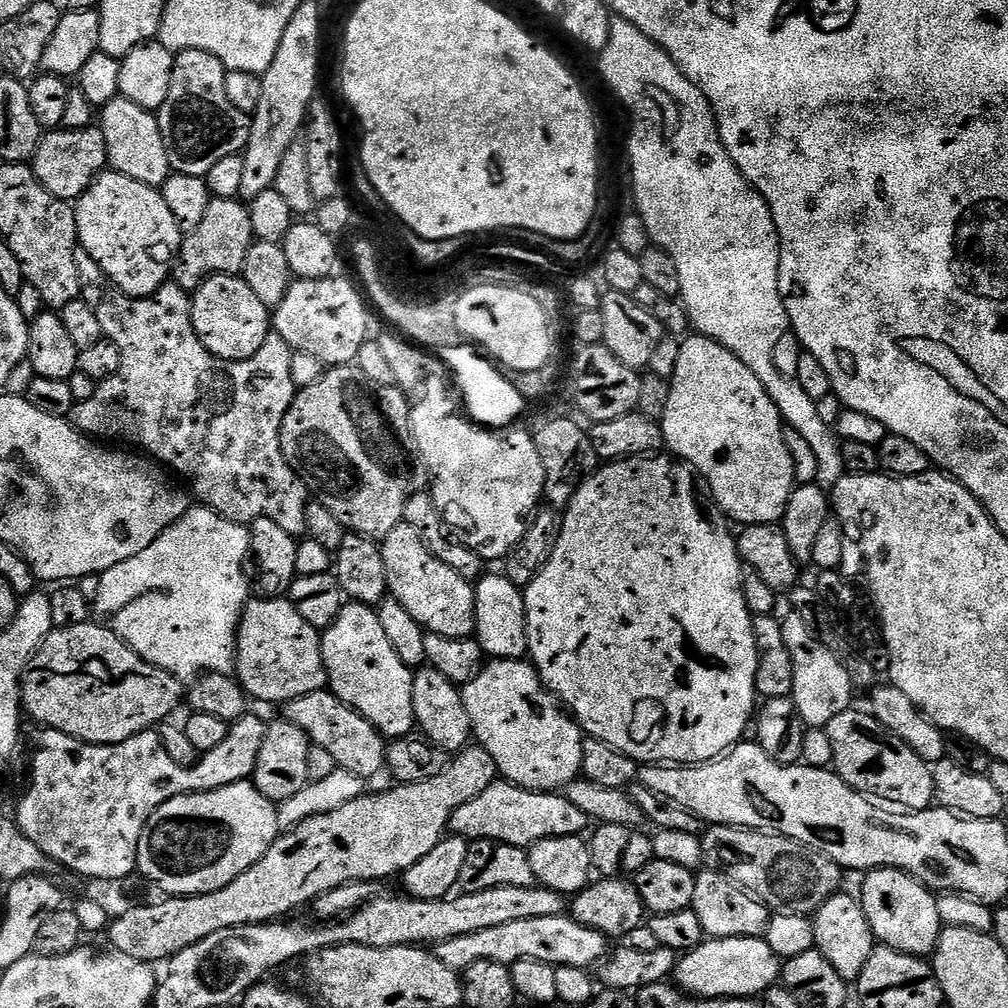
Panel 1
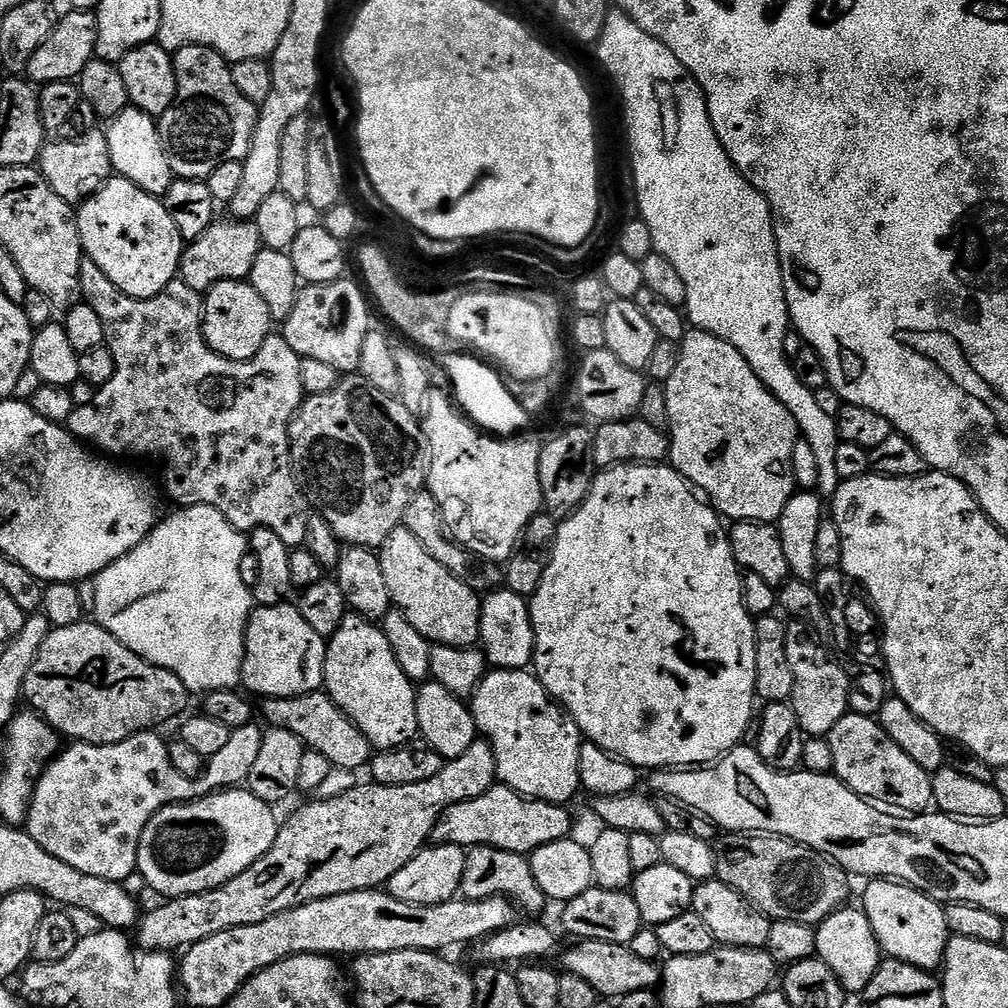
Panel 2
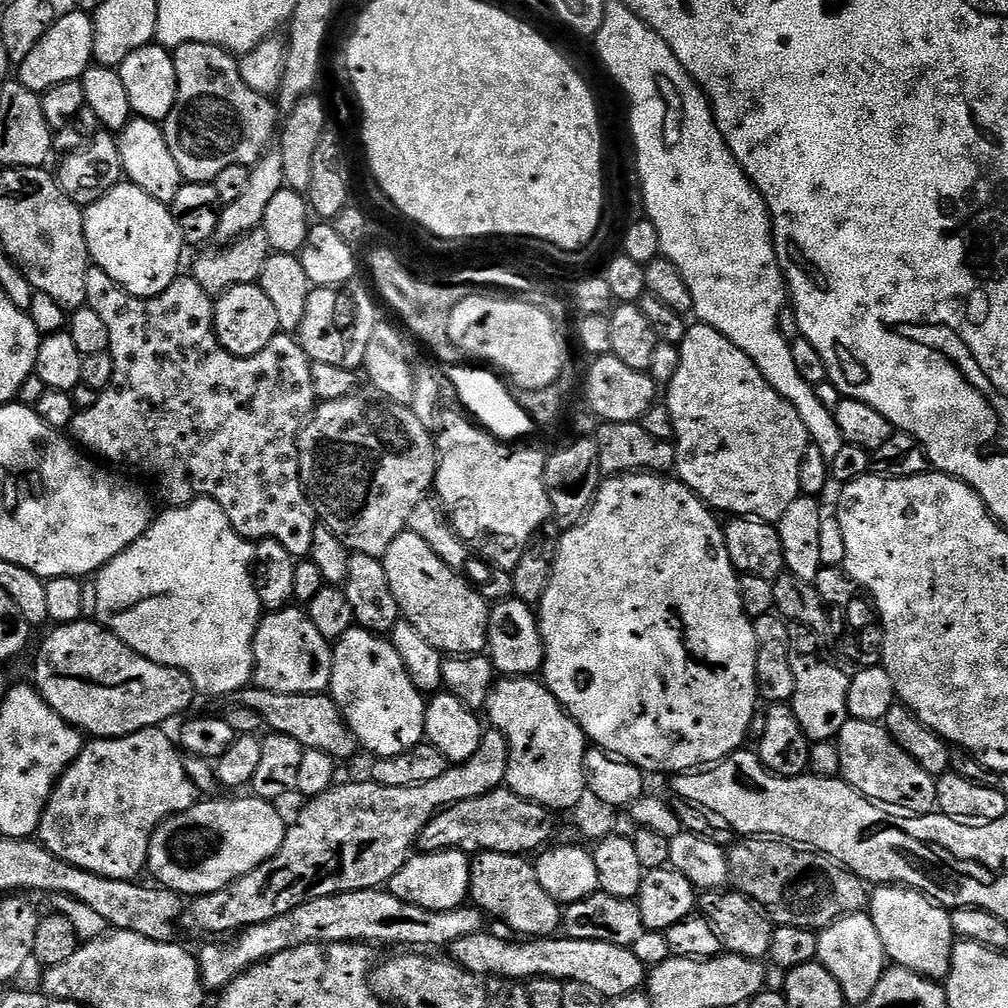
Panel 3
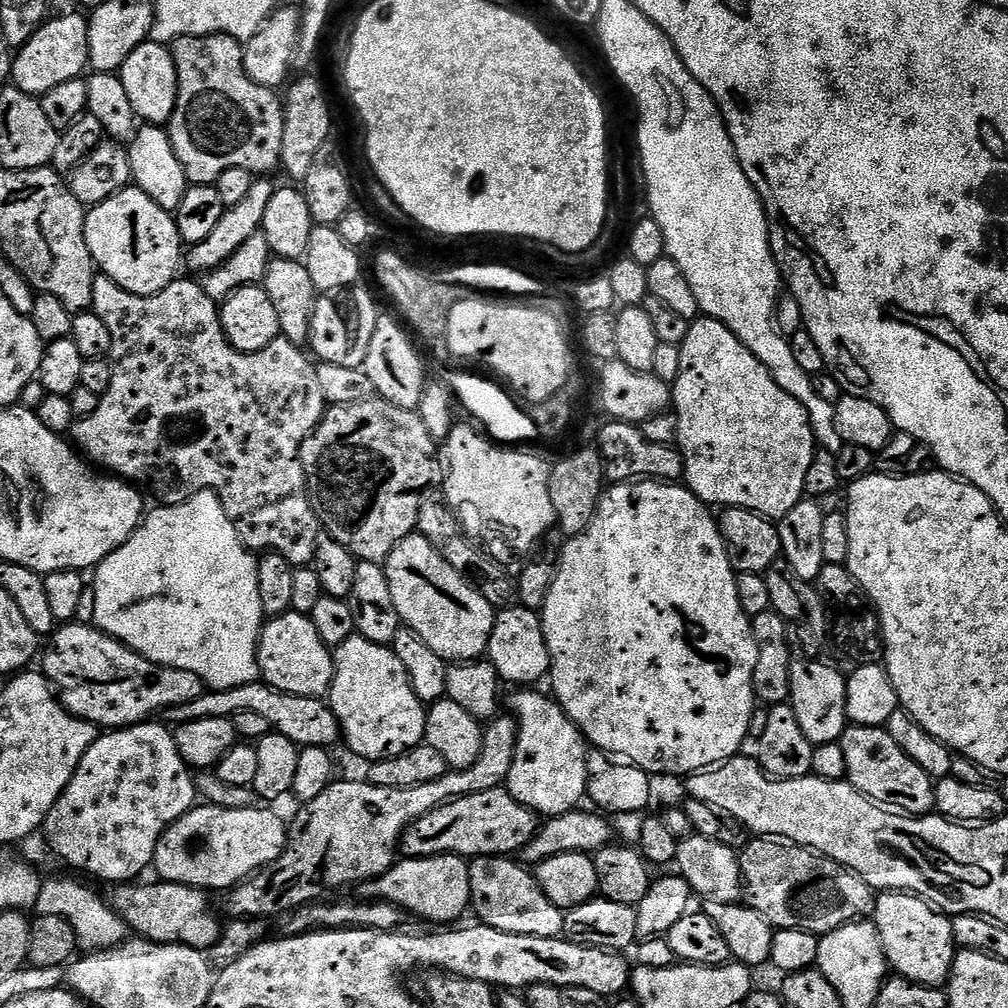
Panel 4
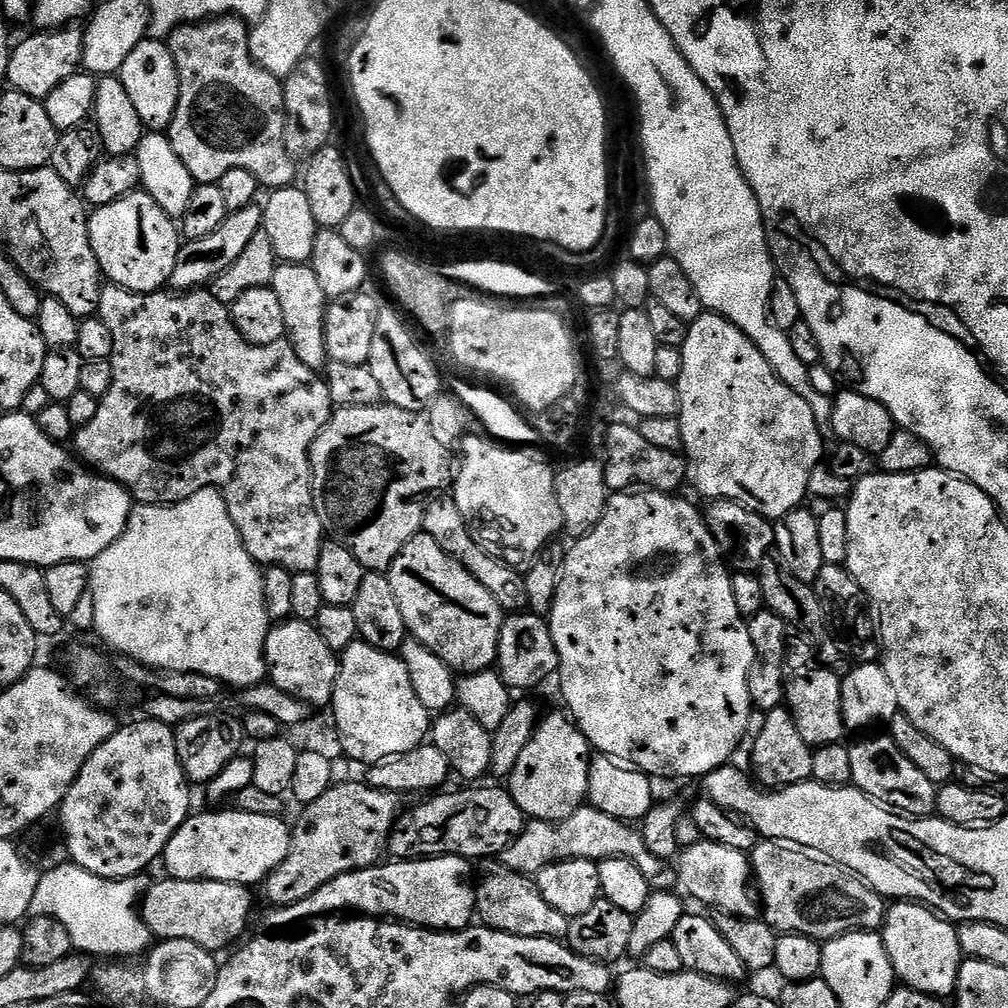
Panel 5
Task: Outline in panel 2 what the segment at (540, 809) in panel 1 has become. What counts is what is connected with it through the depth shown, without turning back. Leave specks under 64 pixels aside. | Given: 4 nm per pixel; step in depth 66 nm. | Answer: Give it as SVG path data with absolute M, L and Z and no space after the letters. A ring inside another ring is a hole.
M497 783L486 790L486 794L478 794L478 798L470 798L447 808L434 826L431 843L449 844L465 850L494 846L498 850L531 854L542 846L550 846L550 842L566 840L573 835L572 816L568 811L565 805L531 800L513 788Z

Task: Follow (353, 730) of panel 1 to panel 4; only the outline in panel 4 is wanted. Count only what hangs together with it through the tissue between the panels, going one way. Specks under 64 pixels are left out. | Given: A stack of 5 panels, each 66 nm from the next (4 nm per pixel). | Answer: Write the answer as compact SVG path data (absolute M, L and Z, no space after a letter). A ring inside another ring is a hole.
M257 682L238 686L237 688L221 688L205 691L204 695L194 698L194 702L186 702L177 708L169 708L166 712L167 723L172 726L189 724L202 718L233 717L242 710L250 710L270 722L275 732L290 738L297 746L309 748L333 747L335 740L341 739L340 723L331 707L323 699L315 696L295 696L274 690L269 684Z

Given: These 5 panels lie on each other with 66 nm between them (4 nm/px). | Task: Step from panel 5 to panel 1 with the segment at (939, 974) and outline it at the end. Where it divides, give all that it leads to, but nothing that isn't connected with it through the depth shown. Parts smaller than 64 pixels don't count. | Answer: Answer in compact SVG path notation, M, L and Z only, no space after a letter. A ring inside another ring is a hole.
M896 868L871 869L863 880L864 889L858 892L858 899L877 941L883 947L893 948L902 954L931 957L942 931L936 896L911 874L899 872Z

